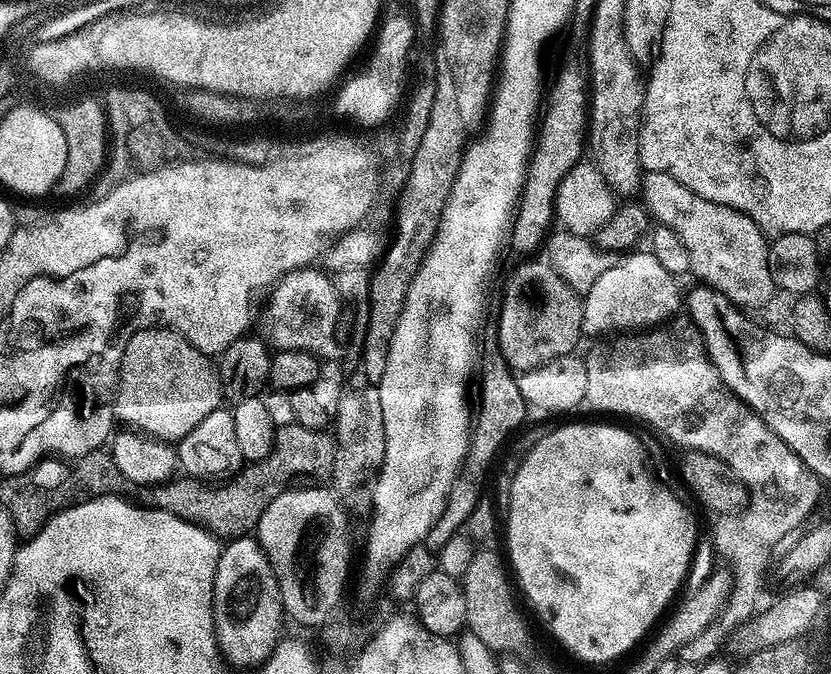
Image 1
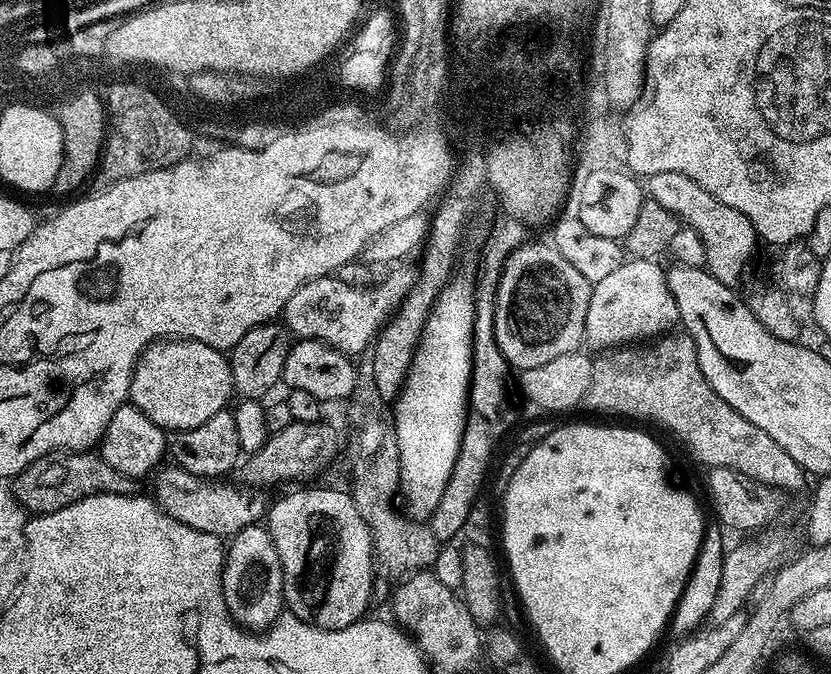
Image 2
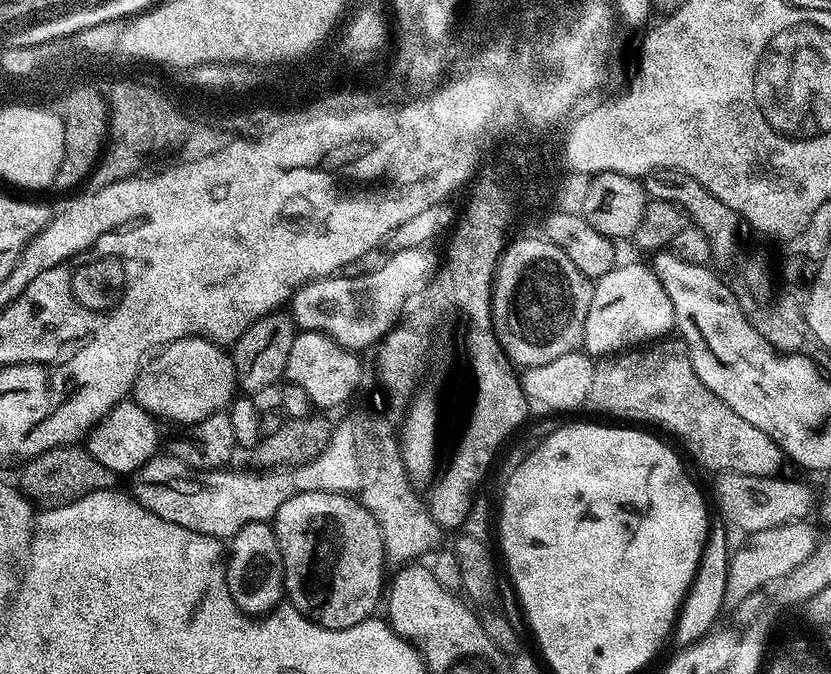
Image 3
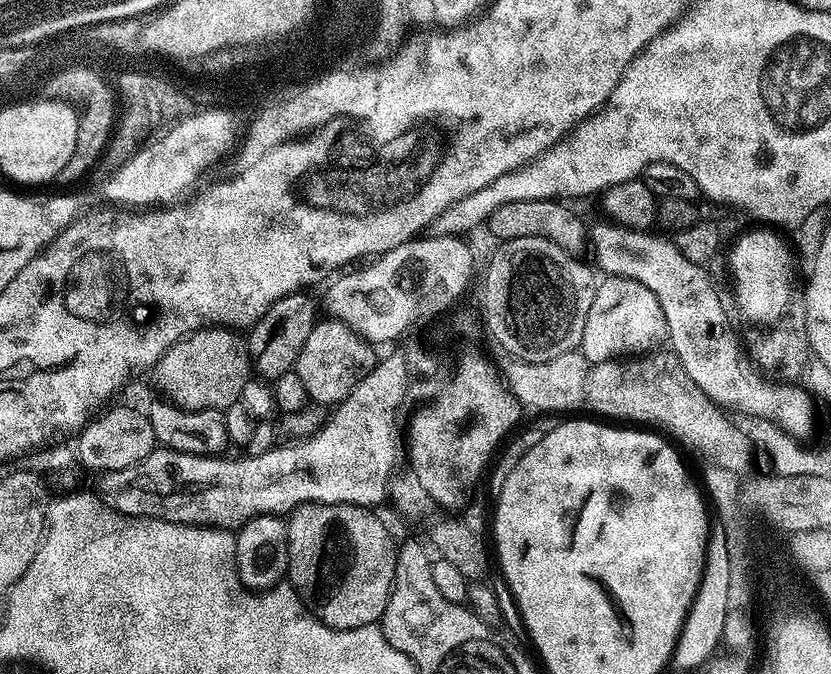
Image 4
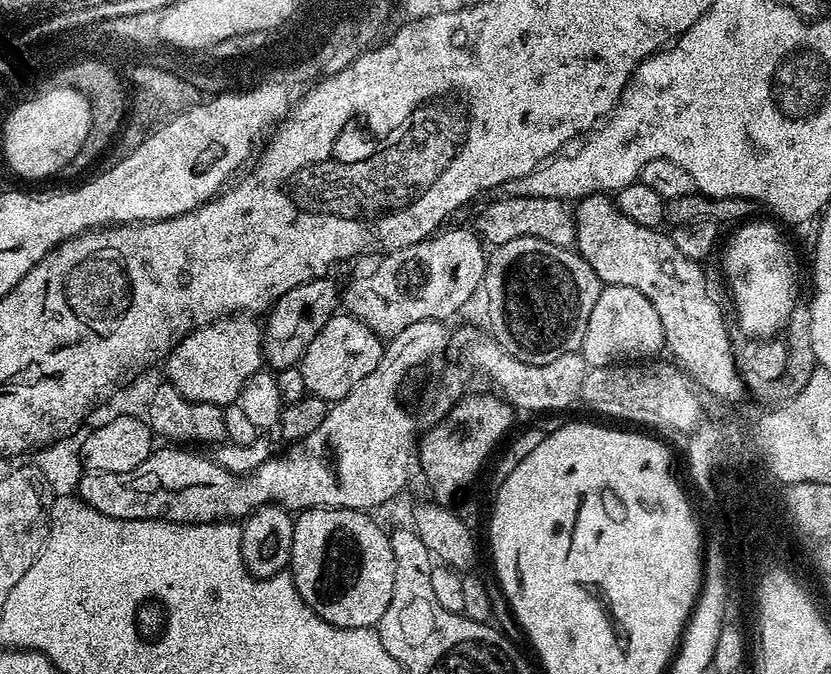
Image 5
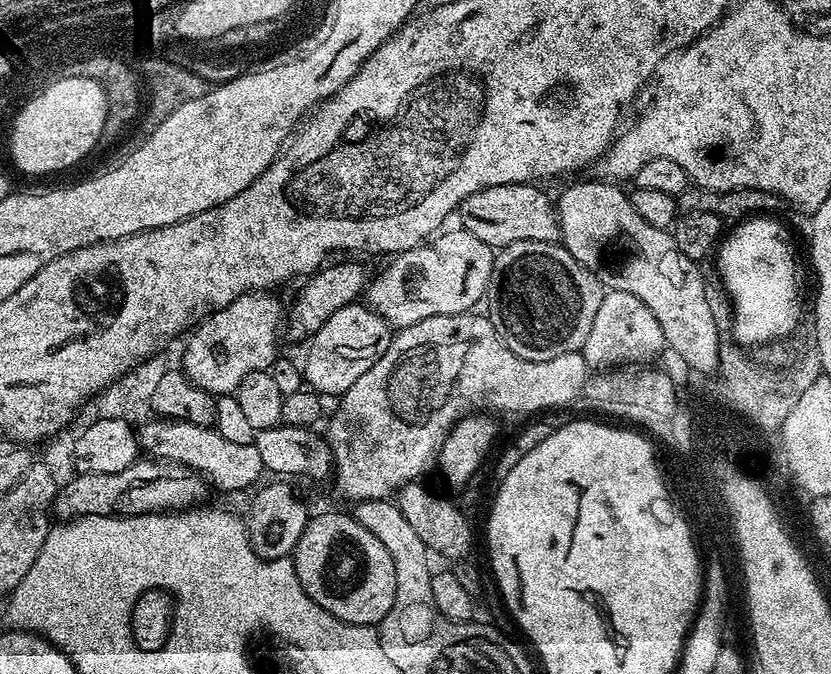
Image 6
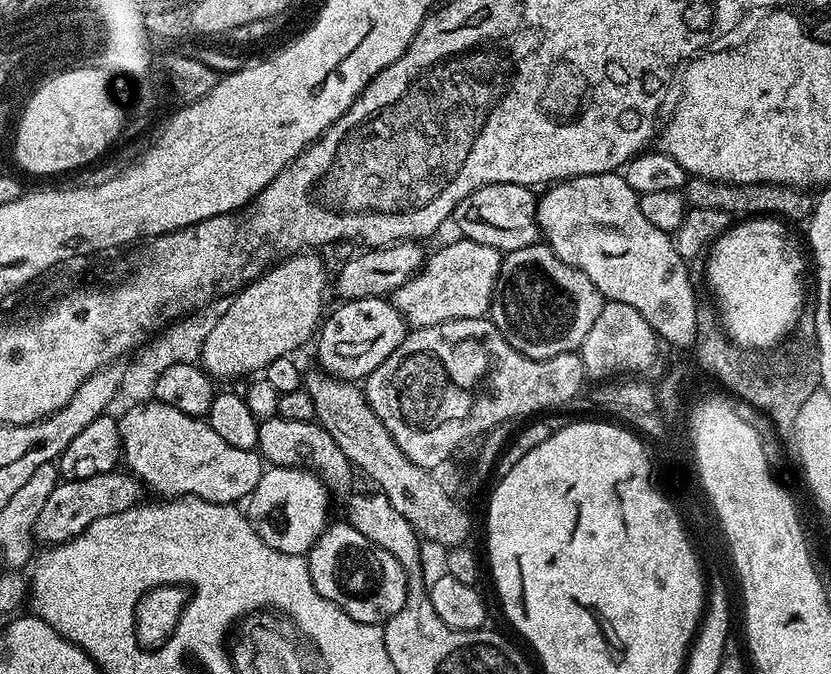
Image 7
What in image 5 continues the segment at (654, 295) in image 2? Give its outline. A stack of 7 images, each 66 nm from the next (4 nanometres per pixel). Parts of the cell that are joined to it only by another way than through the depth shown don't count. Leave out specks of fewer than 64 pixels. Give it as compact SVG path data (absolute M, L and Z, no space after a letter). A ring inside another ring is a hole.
M606 284L601 287L598 302L594 302L594 310L590 314L590 322L586 322L586 338L582 338L580 352L589 368L601 368L607 364L621 362L640 362L652 358L661 347L665 347L662 318L658 318L658 310L654 310L654 302L636 290L634 286L622 284Z

